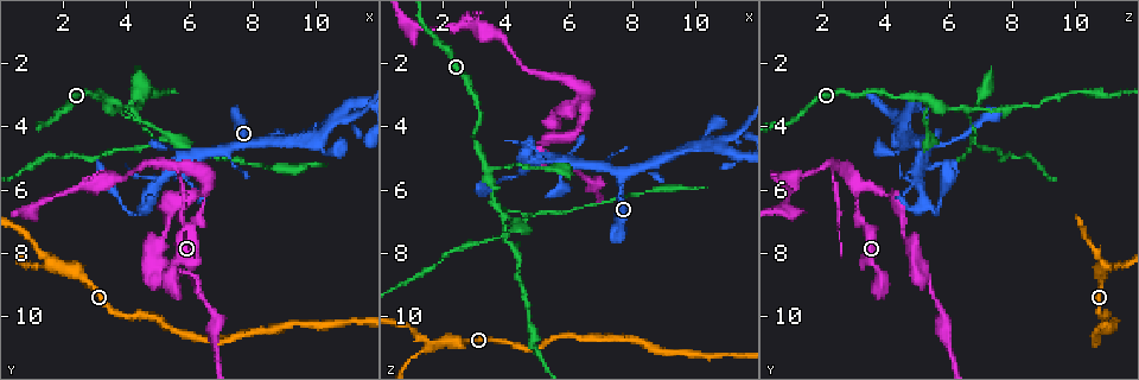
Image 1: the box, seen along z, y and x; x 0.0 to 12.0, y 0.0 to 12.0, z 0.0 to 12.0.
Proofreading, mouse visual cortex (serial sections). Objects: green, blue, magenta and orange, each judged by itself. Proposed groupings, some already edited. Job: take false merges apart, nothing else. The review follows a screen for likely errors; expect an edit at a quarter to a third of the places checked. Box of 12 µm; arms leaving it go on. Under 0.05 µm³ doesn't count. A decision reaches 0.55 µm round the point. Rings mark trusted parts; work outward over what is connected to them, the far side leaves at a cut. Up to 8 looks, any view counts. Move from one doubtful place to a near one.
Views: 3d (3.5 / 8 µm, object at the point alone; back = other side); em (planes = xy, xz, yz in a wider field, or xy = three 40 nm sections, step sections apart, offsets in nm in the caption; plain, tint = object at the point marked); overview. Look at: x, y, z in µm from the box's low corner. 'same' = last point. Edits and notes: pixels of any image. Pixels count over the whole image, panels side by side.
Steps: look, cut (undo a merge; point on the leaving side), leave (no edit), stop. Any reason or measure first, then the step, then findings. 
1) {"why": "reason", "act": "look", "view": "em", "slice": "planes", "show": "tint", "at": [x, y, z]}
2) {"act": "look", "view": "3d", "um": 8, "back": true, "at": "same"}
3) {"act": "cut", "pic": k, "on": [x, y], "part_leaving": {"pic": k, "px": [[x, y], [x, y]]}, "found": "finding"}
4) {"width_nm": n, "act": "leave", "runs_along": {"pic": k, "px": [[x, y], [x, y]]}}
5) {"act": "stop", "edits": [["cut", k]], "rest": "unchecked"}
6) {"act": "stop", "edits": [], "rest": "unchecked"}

{"why": "three arms meet", "act": "look", "view": "3d", "um": 3.5, "at": [1.6, 8.3, 10.9]}

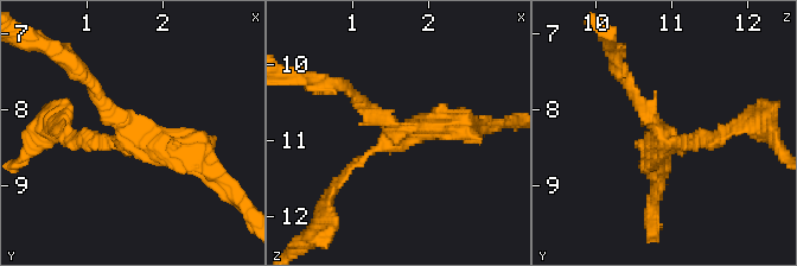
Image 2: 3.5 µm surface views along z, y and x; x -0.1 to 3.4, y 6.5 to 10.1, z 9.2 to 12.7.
{"act": "look", "view": "em", "slice": "xy", "step": 2, "show": "tint", "at": [1.65, 8.40, 10.85]}

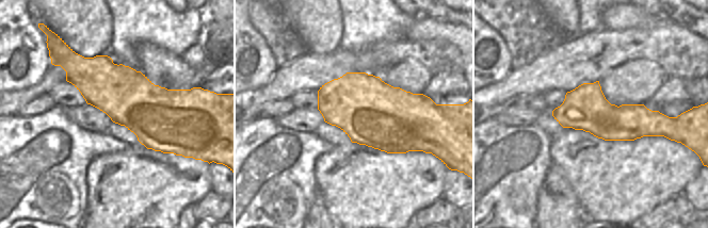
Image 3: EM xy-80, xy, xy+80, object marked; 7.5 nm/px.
{"act": "leave", "runs_along": {"pic": 2, "px": [[205, 168], [140, 141], [93, 83]]}, "found": "all the same cell"}

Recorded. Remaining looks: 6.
{"why": "thin neck", "act": "look", "view": "3d", "um": 3.5, "at": [6.5, 6.0, 3.2]}

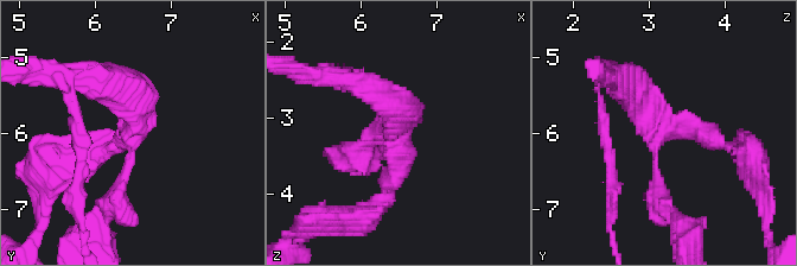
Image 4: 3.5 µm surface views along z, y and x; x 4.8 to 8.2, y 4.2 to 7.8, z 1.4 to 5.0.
{"act": "look", "view": "em", "slice": "xy", "step": 5, "show": "tint", "at": [6.55, 6.05, 3.15]}

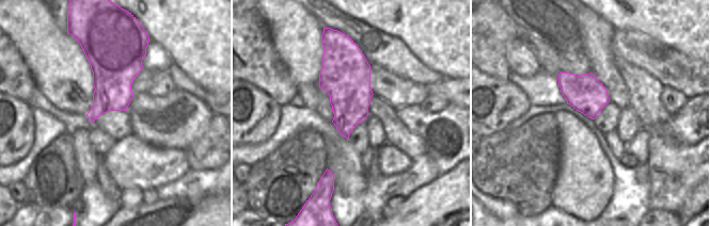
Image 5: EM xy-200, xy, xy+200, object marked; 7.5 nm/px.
{"why": "another direction", "act": "look", "view": "em", "slice": "planes", "show": "tint", "at": "same"}

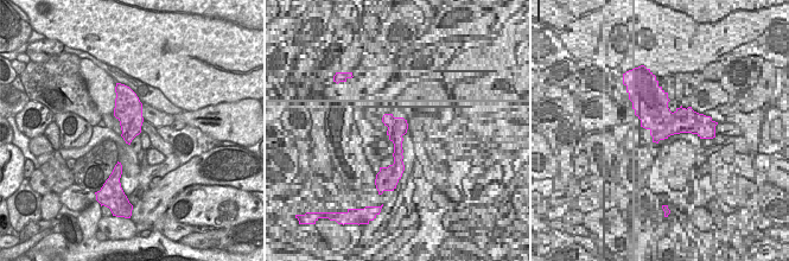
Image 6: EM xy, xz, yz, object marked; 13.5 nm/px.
{"act": "leave", "runs_along": {"pic": 4, "px": [[110, 207], [136, 127], [122, 145]]}, "found": "all the same cell"}

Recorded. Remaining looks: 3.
{"act": "look", "view": "3d", "um": 3.5, "at": [5.3, 6.6, 4.4]}

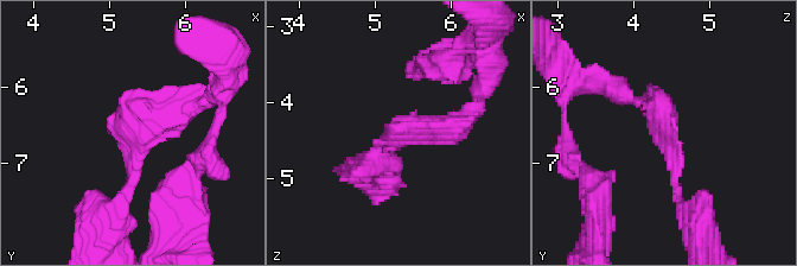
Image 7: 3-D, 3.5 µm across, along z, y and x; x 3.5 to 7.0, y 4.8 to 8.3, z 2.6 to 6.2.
{"act": "leave", "runs_along": {"pic": 7, "px": [[205, 100], [140, 137], [118, 206]]}, "found": "one cell here"}

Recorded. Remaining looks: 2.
{"act": "stop", "edits": [], "rest": "unchecked"}

